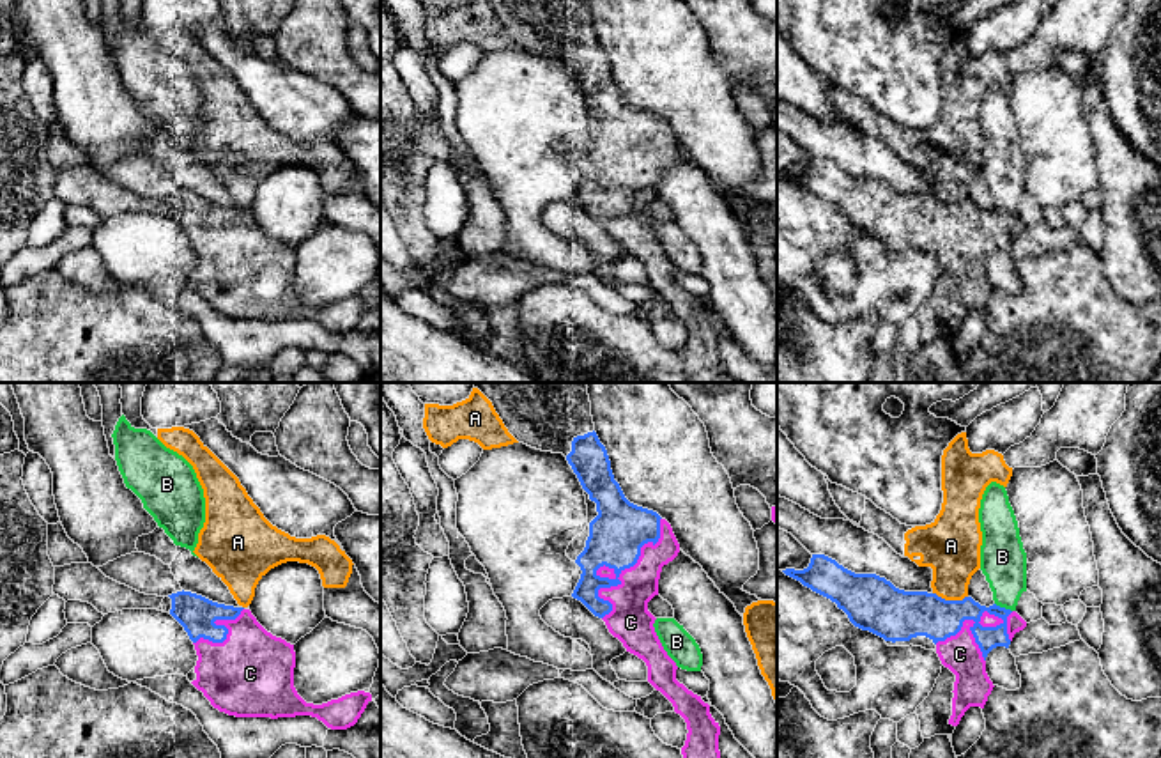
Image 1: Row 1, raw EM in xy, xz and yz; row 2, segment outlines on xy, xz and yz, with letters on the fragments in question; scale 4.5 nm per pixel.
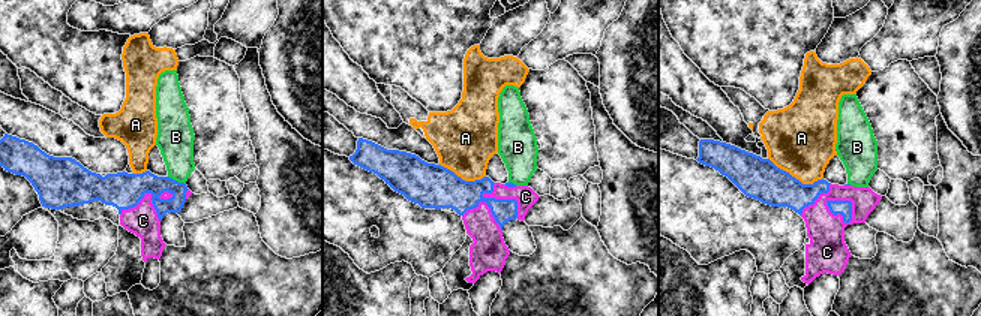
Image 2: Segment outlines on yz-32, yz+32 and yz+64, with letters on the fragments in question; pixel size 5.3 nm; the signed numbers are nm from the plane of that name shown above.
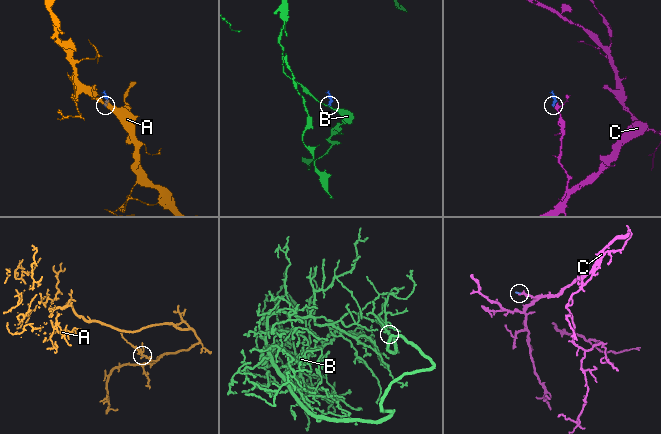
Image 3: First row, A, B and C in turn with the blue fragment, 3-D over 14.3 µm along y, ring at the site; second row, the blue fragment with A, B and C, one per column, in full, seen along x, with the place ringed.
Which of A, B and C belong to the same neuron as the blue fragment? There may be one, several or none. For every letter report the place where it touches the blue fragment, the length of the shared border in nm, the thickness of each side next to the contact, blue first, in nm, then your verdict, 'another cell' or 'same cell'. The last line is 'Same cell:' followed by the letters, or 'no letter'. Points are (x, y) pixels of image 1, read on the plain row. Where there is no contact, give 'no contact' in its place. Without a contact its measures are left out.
A: meets blue in yz at (951, 204); contact 160 nm long; 240 nm thick on the blue side, 280 nm on the other; another cell
B: meets blue in yz at (1004, 211); contact 90 nm long; 130 nm thick on the blue side, 200 nm on the other; another cell
C: meets blue in xz at (623, 172); contact 550 nm long; 260 nm thick on the blue side, 190 nm on the other; same cell
Same cell: C

